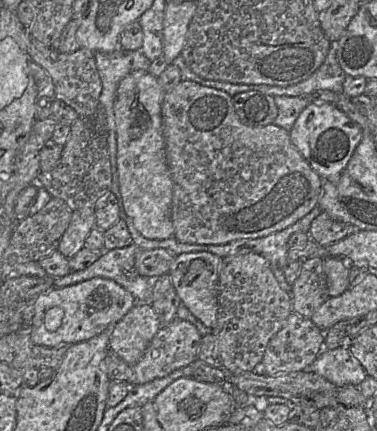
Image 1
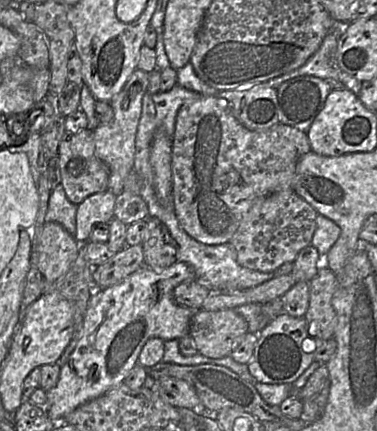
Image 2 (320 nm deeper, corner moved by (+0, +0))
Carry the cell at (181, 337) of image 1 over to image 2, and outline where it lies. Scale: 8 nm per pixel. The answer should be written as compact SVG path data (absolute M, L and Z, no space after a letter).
M233 309L196 311L189 336L199 354L209 358L229 356L236 342L248 332L247 321Z

